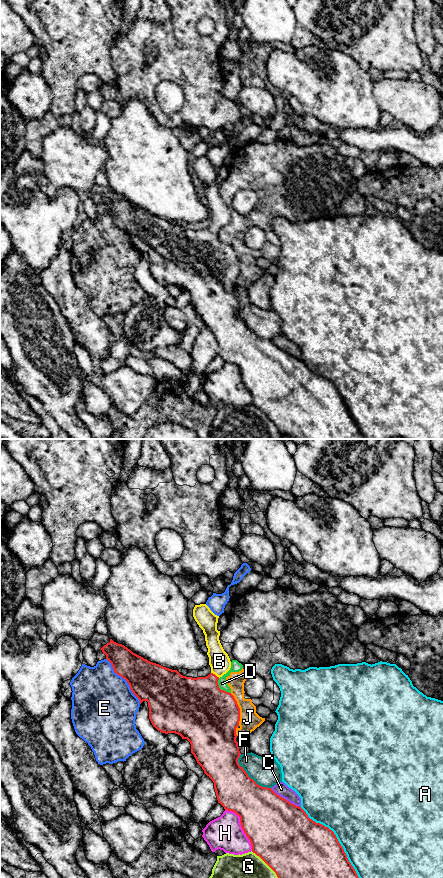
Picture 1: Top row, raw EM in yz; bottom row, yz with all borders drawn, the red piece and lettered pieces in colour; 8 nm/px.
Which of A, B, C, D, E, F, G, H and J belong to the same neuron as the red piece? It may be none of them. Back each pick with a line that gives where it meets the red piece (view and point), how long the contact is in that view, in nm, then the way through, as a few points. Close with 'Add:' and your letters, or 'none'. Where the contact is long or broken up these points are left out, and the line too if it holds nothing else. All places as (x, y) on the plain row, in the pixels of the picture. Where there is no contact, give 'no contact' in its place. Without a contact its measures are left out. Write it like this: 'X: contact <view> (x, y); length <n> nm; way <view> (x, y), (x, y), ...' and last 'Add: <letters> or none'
B: contact yz (214, 226); length 80 nm; way yz (199, 253), (214, 226), (219, 219), (219, 213)
Add: B

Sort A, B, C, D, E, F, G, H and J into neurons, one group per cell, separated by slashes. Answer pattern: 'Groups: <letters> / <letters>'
Groups: A / B / C / D J / E / F / G / H

